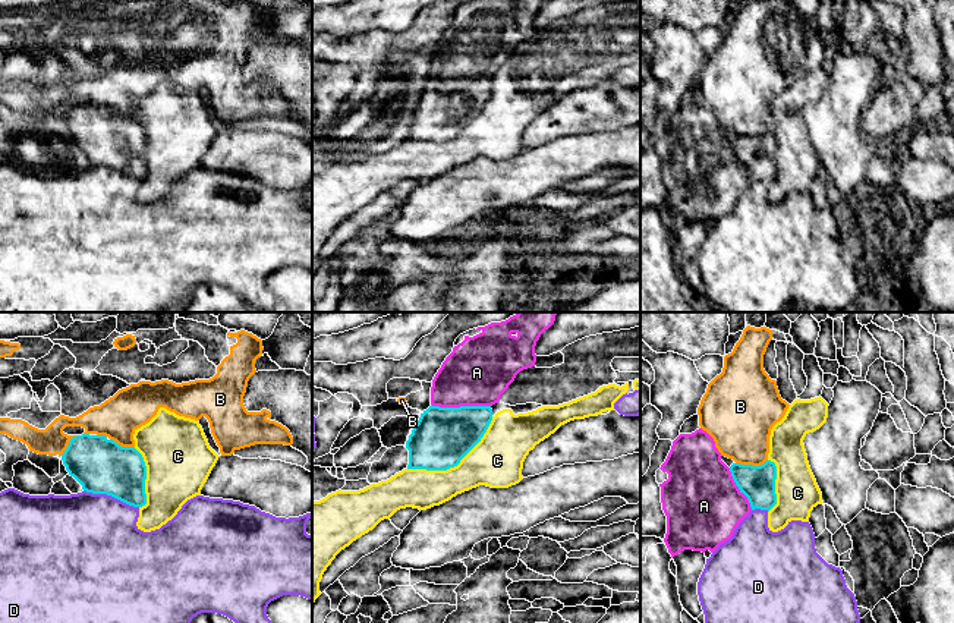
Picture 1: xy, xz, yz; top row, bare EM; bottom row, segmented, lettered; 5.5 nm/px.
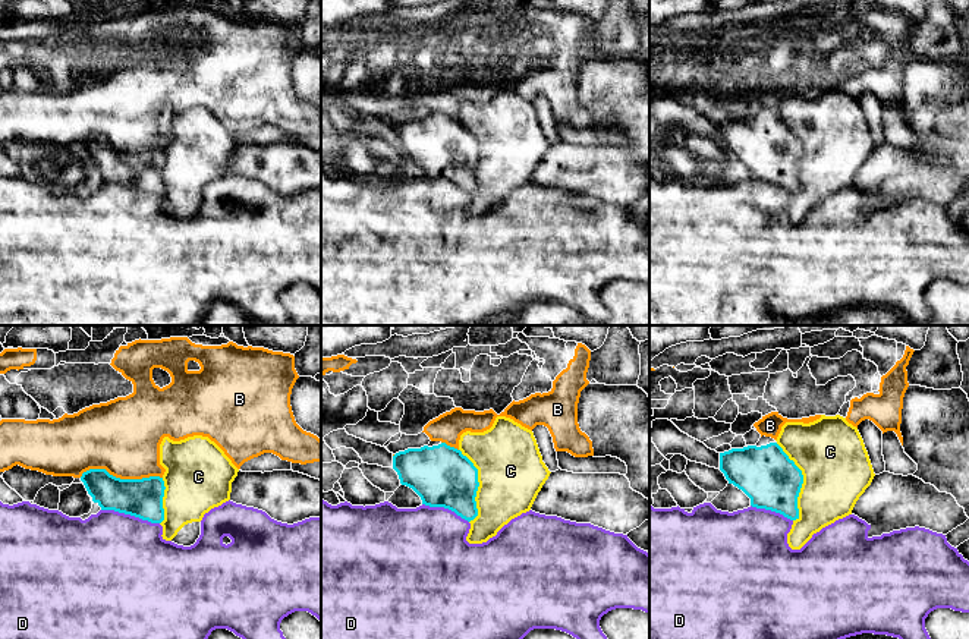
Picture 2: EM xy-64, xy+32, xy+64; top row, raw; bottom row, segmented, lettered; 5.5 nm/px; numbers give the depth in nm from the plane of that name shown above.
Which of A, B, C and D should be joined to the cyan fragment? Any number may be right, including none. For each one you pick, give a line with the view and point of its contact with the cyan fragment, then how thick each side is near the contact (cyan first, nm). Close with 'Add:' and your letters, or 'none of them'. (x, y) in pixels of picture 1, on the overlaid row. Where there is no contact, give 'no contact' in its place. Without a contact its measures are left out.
A: xz (460, 406) | 320/360 nm
Add: A

